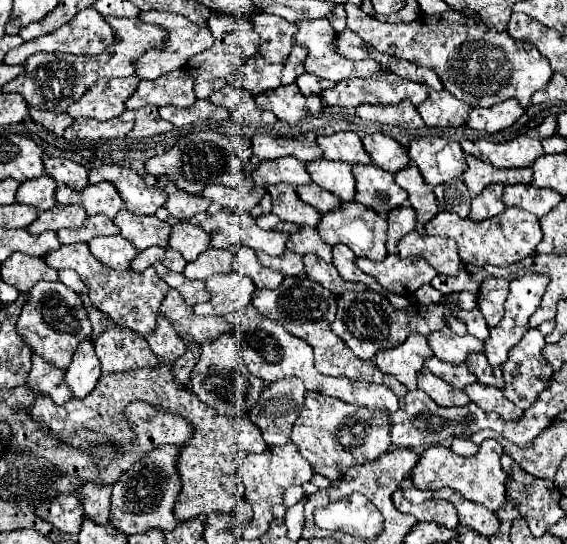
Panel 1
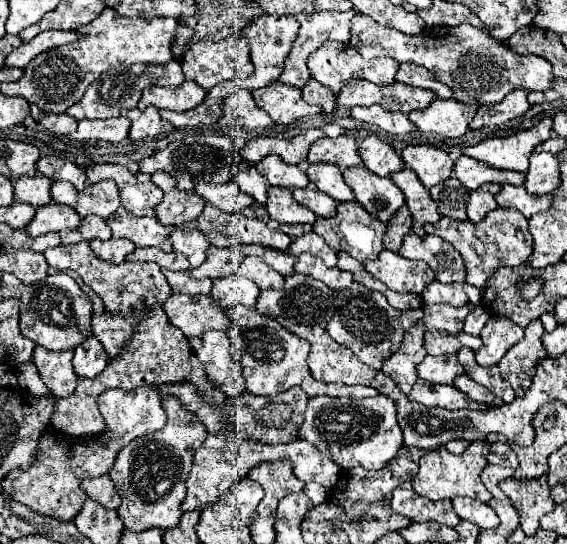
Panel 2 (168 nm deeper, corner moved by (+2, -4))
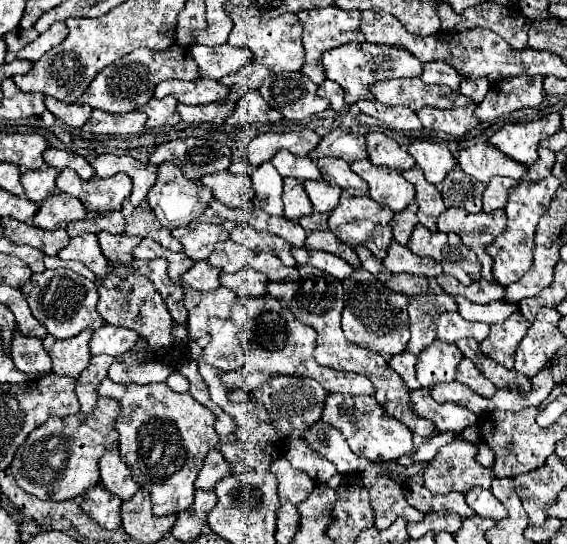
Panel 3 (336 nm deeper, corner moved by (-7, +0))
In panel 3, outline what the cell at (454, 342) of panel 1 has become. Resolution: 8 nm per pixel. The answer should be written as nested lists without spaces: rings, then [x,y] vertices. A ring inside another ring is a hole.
[[[445,313],[437,319],[437,337],[439,337],[439,341],[455,343],[463,337],[473,337],[477,343],[481,343],[487,335],[489,335],[489,325],[465,321],[459,313]]]

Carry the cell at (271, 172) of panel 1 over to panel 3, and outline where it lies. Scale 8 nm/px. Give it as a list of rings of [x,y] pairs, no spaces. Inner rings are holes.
[[[277,151],[277,155],[271,159],[275,169],[279,171],[281,177],[293,177],[297,181],[307,181],[307,179],[321,179],[321,171],[317,167],[317,161],[309,157],[297,157],[291,155],[289,151]]]

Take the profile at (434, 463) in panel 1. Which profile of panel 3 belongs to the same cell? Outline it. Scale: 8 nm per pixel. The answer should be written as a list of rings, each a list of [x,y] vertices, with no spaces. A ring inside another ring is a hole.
[[[461,439],[441,447],[423,473],[425,487],[433,493],[467,493],[473,487],[489,489],[495,473],[481,467],[475,457],[477,445],[465,443]]]

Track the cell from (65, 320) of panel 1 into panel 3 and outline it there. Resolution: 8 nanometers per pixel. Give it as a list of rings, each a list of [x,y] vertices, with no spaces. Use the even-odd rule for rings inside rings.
[[[53,269],[53,271],[33,273],[31,279],[19,287],[19,291],[25,295],[29,309],[33,311],[33,317],[39,319],[47,327],[47,331],[57,339],[75,337],[83,329],[95,331],[105,323],[95,309],[99,301],[95,283],[73,273],[71,269]]]

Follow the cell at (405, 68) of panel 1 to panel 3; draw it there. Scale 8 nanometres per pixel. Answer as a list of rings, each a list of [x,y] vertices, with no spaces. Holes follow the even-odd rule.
[[[431,61],[431,63],[425,63],[423,65],[423,73],[419,75],[421,81],[425,83],[437,83],[437,85],[447,85],[451,89],[459,89],[459,83],[461,83],[461,77],[459,73],[449,65],[449,63],[443,63],[443,61]]]

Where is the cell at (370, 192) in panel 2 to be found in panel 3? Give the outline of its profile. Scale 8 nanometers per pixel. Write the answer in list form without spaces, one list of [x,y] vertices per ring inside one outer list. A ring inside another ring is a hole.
[[[369,159],[355,161],[351,171],[355,171],[369,185],[371,199],[387,205],[395,213],[403,211],[415,199],[413,185],[399,171],[389,167],[375,167]]]

